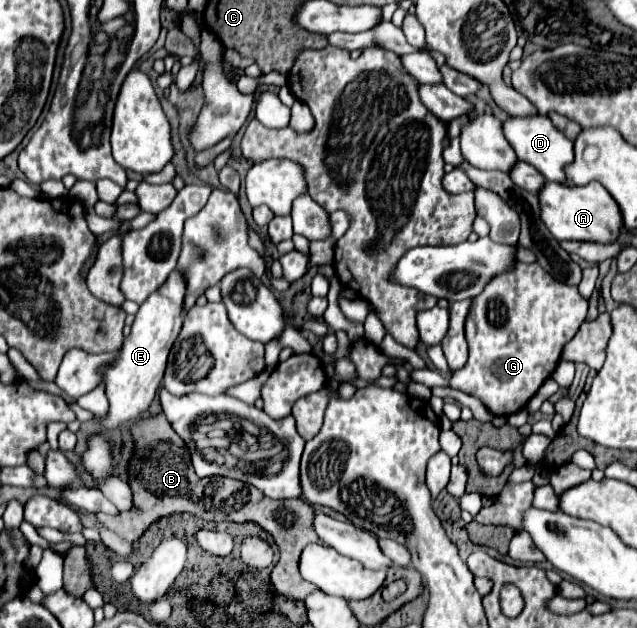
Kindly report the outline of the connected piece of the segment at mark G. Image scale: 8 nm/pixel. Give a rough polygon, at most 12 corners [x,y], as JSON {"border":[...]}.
{"border":[[538,263],[474,297],[450,387],[528,405],[588,301]]}

